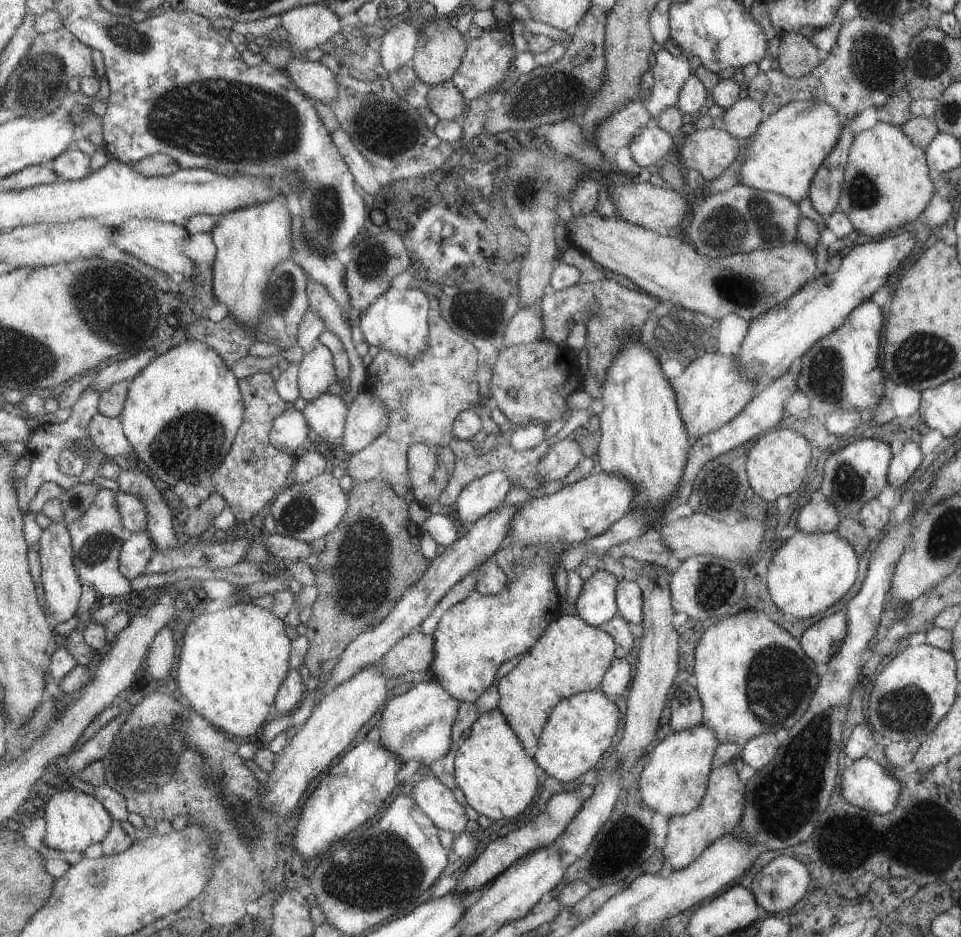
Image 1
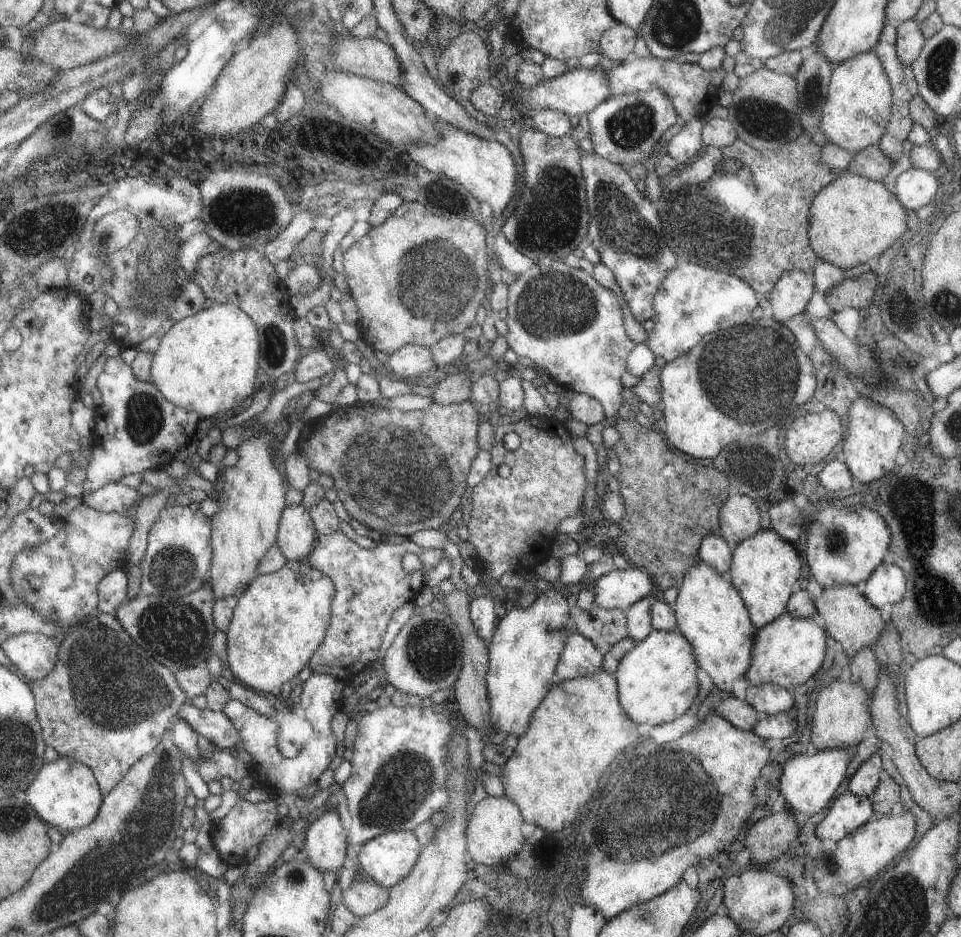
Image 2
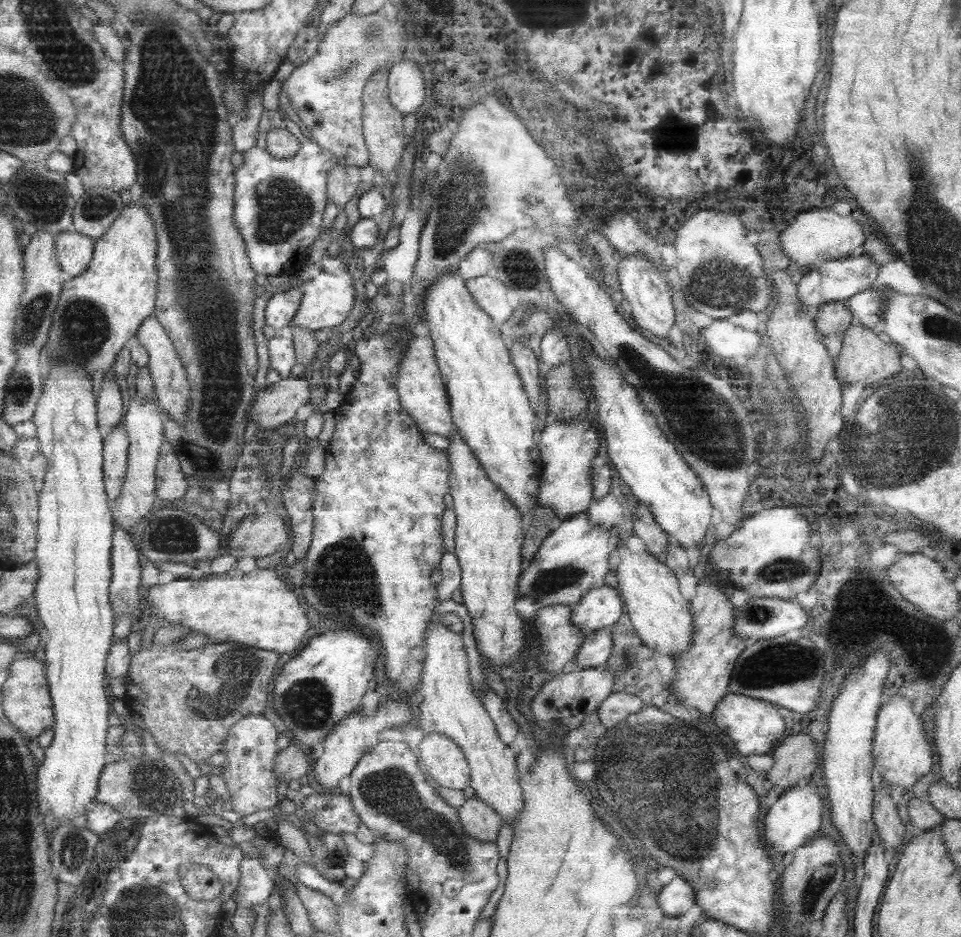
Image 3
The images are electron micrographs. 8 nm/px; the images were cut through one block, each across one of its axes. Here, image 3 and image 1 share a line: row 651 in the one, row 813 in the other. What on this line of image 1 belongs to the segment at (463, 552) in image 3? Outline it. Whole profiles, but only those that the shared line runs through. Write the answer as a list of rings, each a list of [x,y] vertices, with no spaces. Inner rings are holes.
[[[497,708],[479,714],[472,723],[469,736],[456,752],[454,777],[469,806],[478,815],[491,820],[507,820],[517,816],[533,800],[535,784],[535,761],[526,754],[517,736]]]

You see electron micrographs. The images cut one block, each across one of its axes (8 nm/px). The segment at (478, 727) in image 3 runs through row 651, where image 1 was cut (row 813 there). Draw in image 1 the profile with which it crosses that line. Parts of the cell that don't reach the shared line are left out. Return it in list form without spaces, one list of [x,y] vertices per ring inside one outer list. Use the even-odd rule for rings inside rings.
[[[429,773],[420,774],[410,786],[409,794],[437,828],[457,836],[467,830],[469,818],[466,808],[457,803],[453,789],[445,786],[439,778]]]

